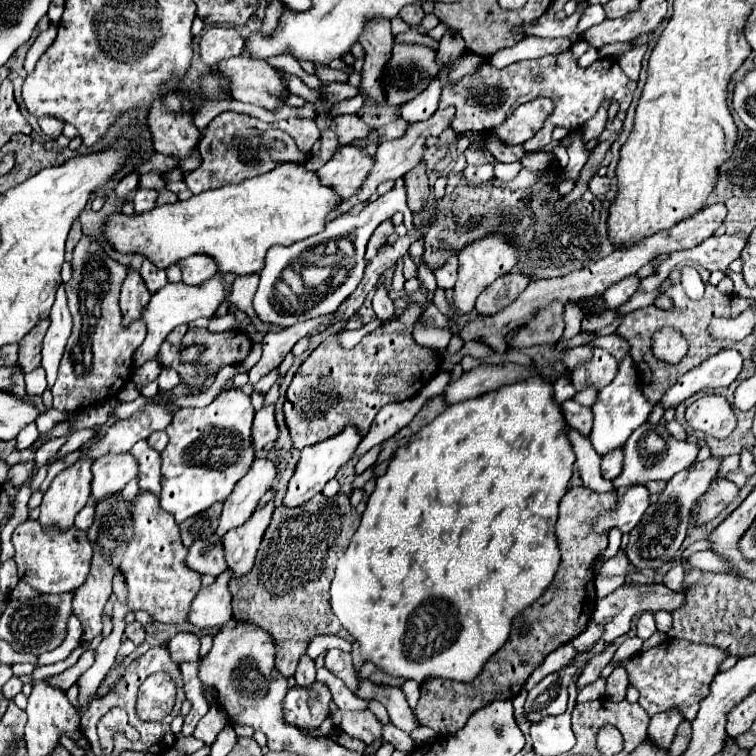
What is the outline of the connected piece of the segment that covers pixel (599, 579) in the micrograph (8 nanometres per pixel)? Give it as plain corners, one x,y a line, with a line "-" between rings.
597,575
594,579
597,598
605,597
614,592
616,589
618,589
618,587
624,584
624,581
625,578
620,576
604,577

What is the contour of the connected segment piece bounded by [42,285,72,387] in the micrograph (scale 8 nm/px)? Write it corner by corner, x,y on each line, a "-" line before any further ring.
60,285
58,293
56,293
56,301
50,311
50,327
46,331
44,347
42,347
42,367
46,369
48,387
52,387
56,381
58,363
60,363
62,351
66,347
66,341
70,337
70,329
72,329
72,317
68,311
68,305
66,305
64,285

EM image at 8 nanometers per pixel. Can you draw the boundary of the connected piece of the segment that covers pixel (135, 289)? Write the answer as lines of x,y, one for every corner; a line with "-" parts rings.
128,269
128,275
122,283
122,293
120,293
120,309
124,313
124,325
128,325
128,321
140,319
140,309
148,303
150,291
146,289
142,277
138,271

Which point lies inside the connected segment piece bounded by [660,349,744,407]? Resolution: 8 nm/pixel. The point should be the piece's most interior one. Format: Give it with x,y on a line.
721,369

